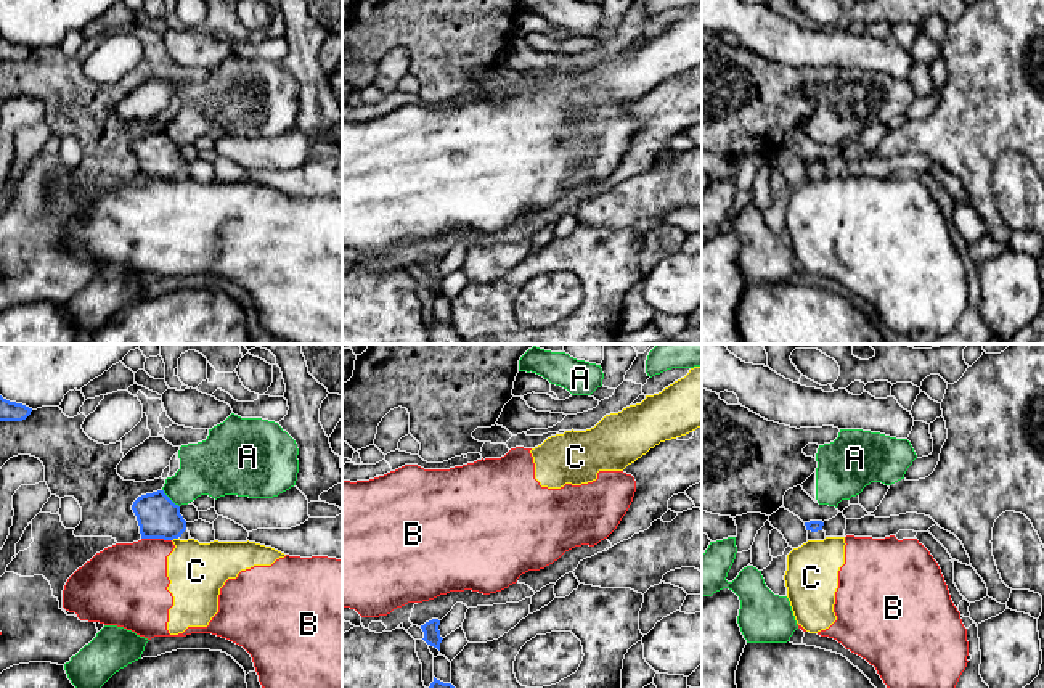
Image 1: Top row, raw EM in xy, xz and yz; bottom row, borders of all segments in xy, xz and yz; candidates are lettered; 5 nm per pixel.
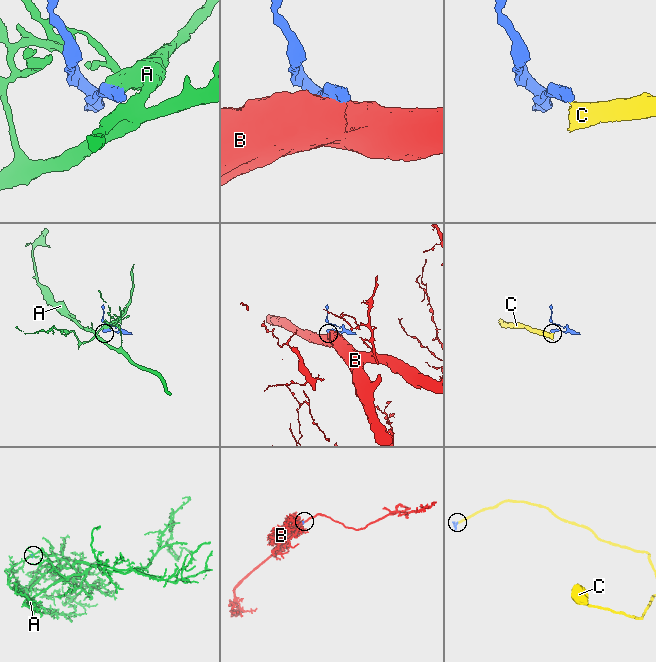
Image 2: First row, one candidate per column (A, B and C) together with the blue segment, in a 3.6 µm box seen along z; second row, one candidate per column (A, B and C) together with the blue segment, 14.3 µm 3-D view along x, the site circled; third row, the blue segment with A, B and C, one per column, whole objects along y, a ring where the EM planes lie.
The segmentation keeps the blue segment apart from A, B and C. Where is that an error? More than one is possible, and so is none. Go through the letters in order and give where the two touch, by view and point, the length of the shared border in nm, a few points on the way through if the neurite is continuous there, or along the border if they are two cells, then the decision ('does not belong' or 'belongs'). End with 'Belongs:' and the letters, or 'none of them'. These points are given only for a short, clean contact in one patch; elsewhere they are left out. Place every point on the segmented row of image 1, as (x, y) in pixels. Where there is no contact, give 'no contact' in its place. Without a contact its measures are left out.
A: contact xy (169, 499); length 130 nm; border xy (163, 489), (179, 507); does not belong
B: contact xy (156, 537); length 150 nm; does not belong
C: contact xy (174, 537); length 40 nm; border xy (177, 537), (172, 540); does not belong
Belongs: none of them

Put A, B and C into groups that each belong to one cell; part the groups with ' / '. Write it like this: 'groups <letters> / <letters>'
groups A / B C

